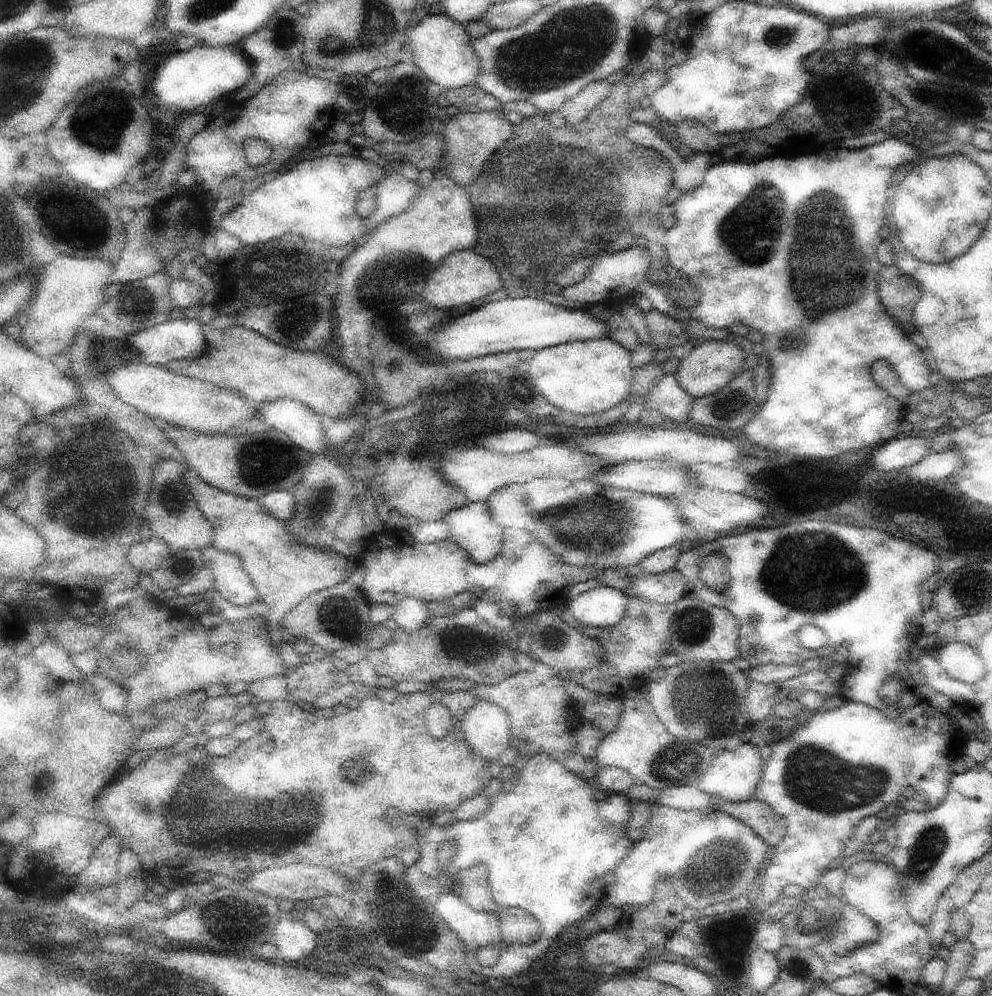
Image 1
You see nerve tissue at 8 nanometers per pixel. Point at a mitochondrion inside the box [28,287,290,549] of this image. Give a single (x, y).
(93, 488)

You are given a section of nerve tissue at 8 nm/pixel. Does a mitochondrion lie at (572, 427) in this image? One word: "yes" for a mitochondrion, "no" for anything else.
no

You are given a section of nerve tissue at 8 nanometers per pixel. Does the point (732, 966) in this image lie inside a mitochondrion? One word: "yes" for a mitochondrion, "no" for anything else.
no

